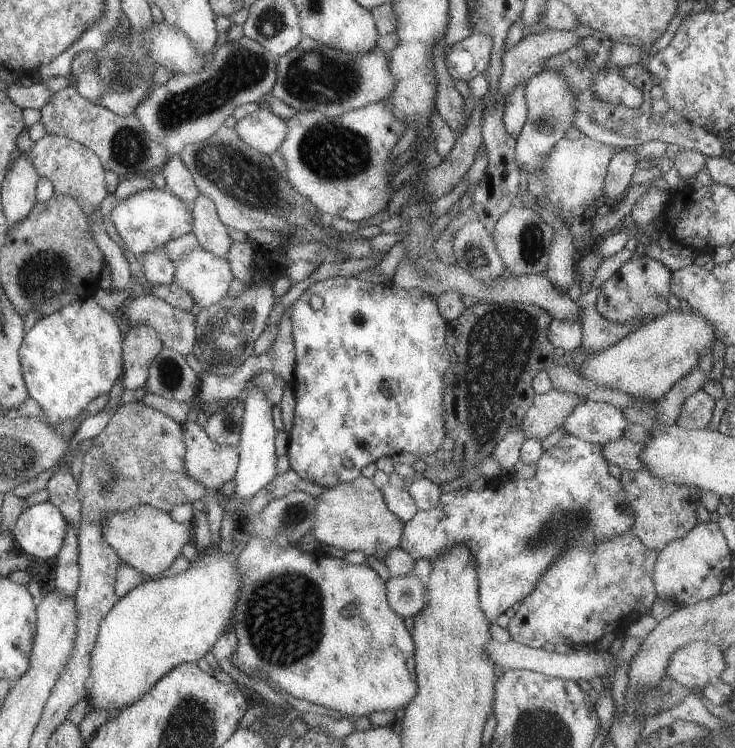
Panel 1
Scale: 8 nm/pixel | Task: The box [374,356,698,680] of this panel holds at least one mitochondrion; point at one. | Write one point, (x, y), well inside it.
(549, 532)

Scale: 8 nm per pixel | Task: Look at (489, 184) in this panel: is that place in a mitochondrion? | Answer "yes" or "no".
no

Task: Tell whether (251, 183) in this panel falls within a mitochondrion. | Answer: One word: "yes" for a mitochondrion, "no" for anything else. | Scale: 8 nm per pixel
yes

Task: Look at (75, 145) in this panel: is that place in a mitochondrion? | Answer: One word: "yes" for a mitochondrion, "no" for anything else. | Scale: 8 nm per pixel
no

